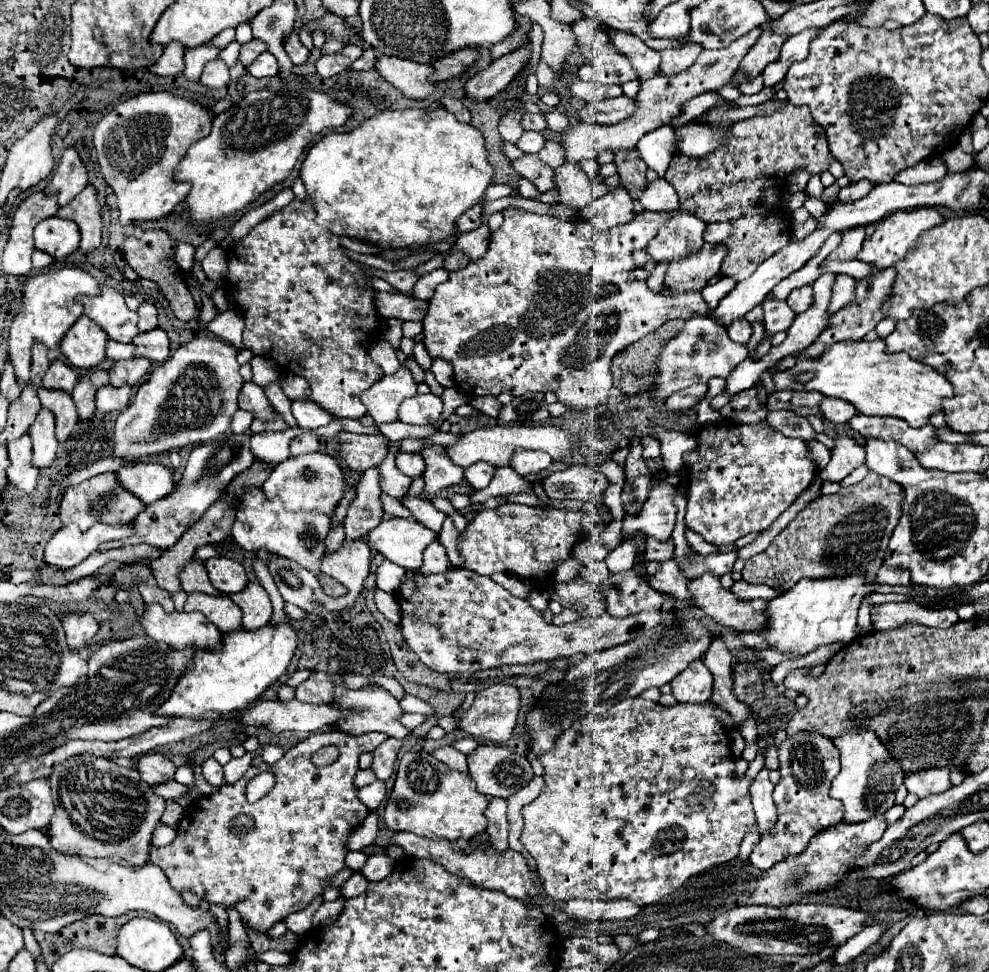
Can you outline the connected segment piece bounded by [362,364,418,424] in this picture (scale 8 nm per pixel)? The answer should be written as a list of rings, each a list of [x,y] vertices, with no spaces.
[[[402,364],[396,374],[384,376],[368,390],[364,390],[362,404],[368,408],[368,414],[374,418],[376,424],[396,422],[400,402],[416,396],[416,388],[418,386],[412,378],[412,372]]]

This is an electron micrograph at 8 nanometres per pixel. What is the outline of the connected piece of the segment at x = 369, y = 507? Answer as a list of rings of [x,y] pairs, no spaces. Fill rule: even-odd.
[[[378,468],[366,470],[360,476],[360,482],[356,486],[356,498],[350,502],[344,518],[346,542],[366,536],[382,522],[384,508],[380,502],[380,492],[382,490],[378,486]]]

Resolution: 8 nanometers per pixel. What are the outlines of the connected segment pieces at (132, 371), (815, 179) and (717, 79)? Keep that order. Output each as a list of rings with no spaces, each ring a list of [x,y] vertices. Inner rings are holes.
[[[132,358],[132,360],[118,360],[114,362],[114,366],[108,370],[110,374],[110,384],[112,386],[122,386],[122,384],[130,384],[130,386],[138,386],[144,382],[144,376],[148,374],[150,368],[150,360],[146,358]]]
[[[819,175],[811,176],[807,183],[805,192],[812,197],[820,199],[823,190],[824,190],[824,186],[822,186],[820,176]]]
[[[754,28],[752,32],[748,32],[748,36],[742,36],[742,38],[734,40],[728,48],[702,50],[700,56],[698,56],[698,60],[688,68],[688,72],[682,72],[682,74],[676,74],[676,76],[656,76],[652,82],[642,82],[640,92],[638,92],[636,98],[634,98],[634,100],[640,104],[640,108],[636,108],[636,112],[634,112],[628,120],[622,120],[620,124],[612,124],[612,126],[606,126],[606,124],[604,124],[604,126],[602,126],[602,124],[586,124],[586,122],[574,124],[574,126],[568,128],[568,130],[562,134],[562,138],[560,138],[560,144],[562,144],[562,148],[564,148],[564,160],[566,160],[566,162],[580,162],[580,160],[584,160],[584,158],[596,158],[596,156],[602,154],[602,152],[614,152],[614,150],[628,150],[628,148],[634,148],[636,142],[638,142],[644,134],[648,134],[648,132],[652,132],[652,130],[656,130],[656,128],[660,128],[660,126],[664,126],[664,124],[670,124],[670,120],[680,114],[680,106],[682,106],[686,100],[690,100],[690,98],[694,98],[694,96],[698,96],[698,94],[704,94],[704,92],[712,92],[712,90],[720,88],[720,86],[728,84],[730,78],[734,76],[736,68],[740,66],[740,60],[742,60],[742,58],[748,54],[748,50],[756,44],[756,40],[758,40],[760,34],[762,34],[760,28]]]

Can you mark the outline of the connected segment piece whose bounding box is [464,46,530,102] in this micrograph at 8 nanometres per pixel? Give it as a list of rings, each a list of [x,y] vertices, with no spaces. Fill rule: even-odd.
[[[530,46],[518,48],[516,52],[510,52],[494,60],[488,68],[484,68],[482,72],[478,72],[466,82],[464,86],[466,96],[472,98],[474,102],[490,100],[492,96],[496,96],[502,88],[506,88],[512,82],[512,78],[524,68],[528,58],[530,58]]]

